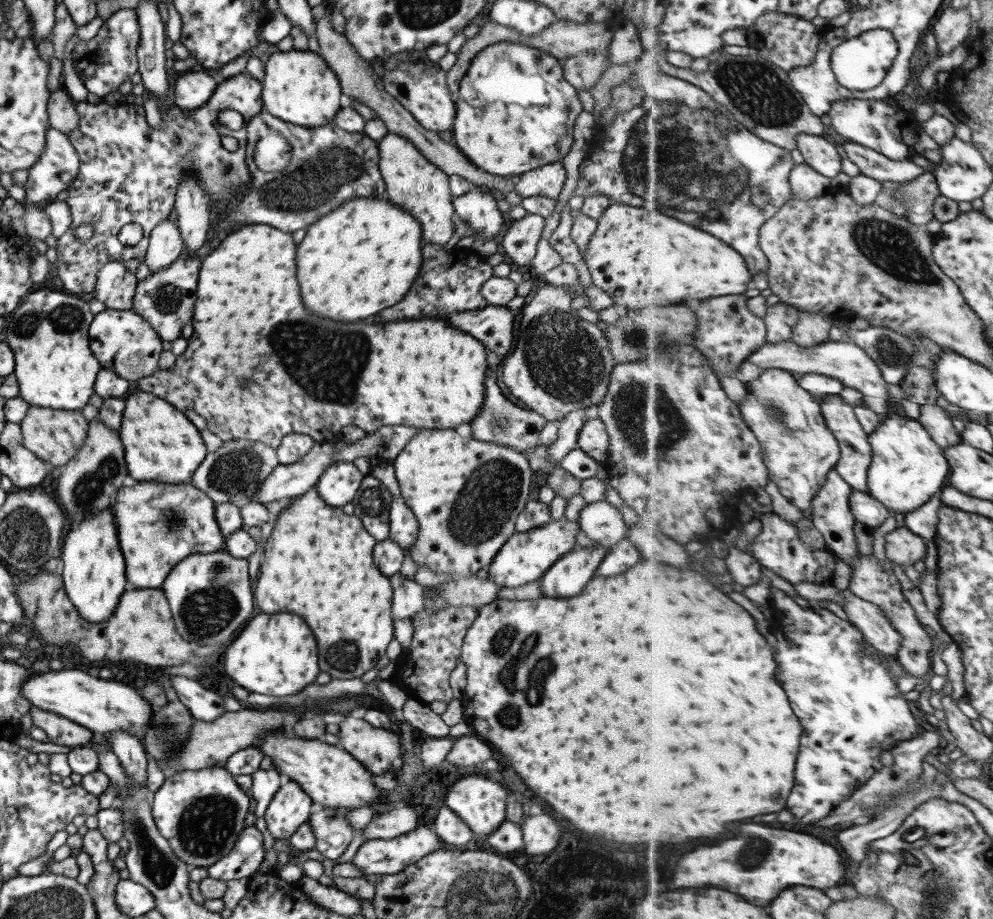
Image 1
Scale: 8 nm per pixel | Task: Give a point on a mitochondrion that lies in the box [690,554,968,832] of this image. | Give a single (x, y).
(805, 679)

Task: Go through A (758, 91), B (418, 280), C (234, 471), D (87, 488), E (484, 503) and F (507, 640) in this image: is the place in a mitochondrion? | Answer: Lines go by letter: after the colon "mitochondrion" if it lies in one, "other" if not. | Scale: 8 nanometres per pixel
A: mitochondrion
B: other
C: mitochondrion
D: mitochondrion
E: mitochondrion
F: mitochondrion

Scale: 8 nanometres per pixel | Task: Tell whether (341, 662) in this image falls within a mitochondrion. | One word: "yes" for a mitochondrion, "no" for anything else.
yes

